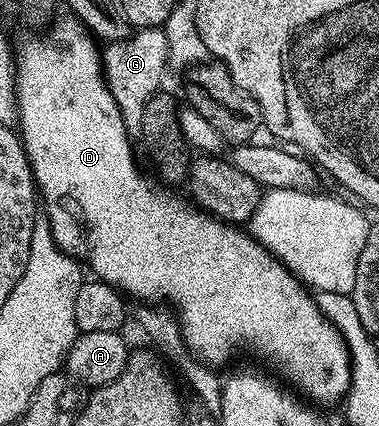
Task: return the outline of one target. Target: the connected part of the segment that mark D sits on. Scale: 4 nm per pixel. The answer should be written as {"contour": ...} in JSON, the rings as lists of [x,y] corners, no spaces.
{"contour":[[[65,16],[61,26],[53,26],[46,34],[38,38],[29,38],[19,46],[16,55],[17,64],[17,112],[19,115],[19,137],[25,146],[25,155],[33,169],[33,180],[39,191],[40,201],[43,203],[43,214],[49,223],[53,239],[63,252],[67,252],[78,262],[89,266],[94,270],[96,277],[102,282],[117,287],[122,295],[133,300],[140,300],[146,304],[168,304],[170,307],[181,309],[179,311],[179,323],[181,335],[185,344],[192,353],[198,356],[204,363],[213,368],[220,368],[236,350],[246,346],[254,350],[261,358],[266,358],[271,365],[277,366],[282,374],[280,377],[298,395],[304,396],[310,403],[318,407],[333,406],[342,401],[349,393],[349,383],[353,381],[353,363],[349,361],[349,349],[343,340],[343,336],[332,322],[328,322],[323,312],[317,307],[316,297],[307,289],[304,282],[292,274],[282,262],[273,255],[262,242],[257,241],[252,233],[243,231],[233,224],[226,224],[222,219],[198,208],[192,201],[180,198],[177,194],[168,194],[166,187],[161,184],[152,186],[147,179],[141,175],[137,167],[137,158],[133,155],[133,146],[129,143],[130,127],[126,126],[123,116],[119,112],[119,104],[115,104],[115,96],[111,96],[109,84],[103,73],[103,54],[95,41],[94,35],[90,34],[84,22],[76,17]]]}

